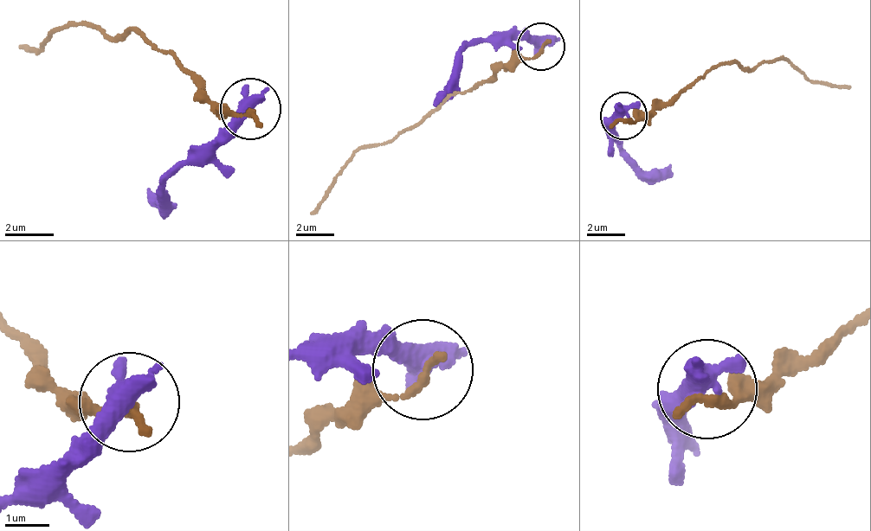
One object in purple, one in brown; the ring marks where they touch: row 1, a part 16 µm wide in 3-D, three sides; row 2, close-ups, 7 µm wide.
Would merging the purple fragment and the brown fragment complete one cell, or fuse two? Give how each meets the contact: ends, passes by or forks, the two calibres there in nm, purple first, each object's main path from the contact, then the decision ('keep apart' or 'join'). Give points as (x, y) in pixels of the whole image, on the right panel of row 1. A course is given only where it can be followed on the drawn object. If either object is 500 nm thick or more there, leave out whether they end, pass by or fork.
600 nm thick on the purple side, 240 nm on the other; purple runs (622, 116), (612, 122), (617, 147), (674, 176); brown runs (622, 118), (633, 124), (699, 79), (736, 60), (752, 69), (780, 59), (815, 80), (851, 89); keep apart

